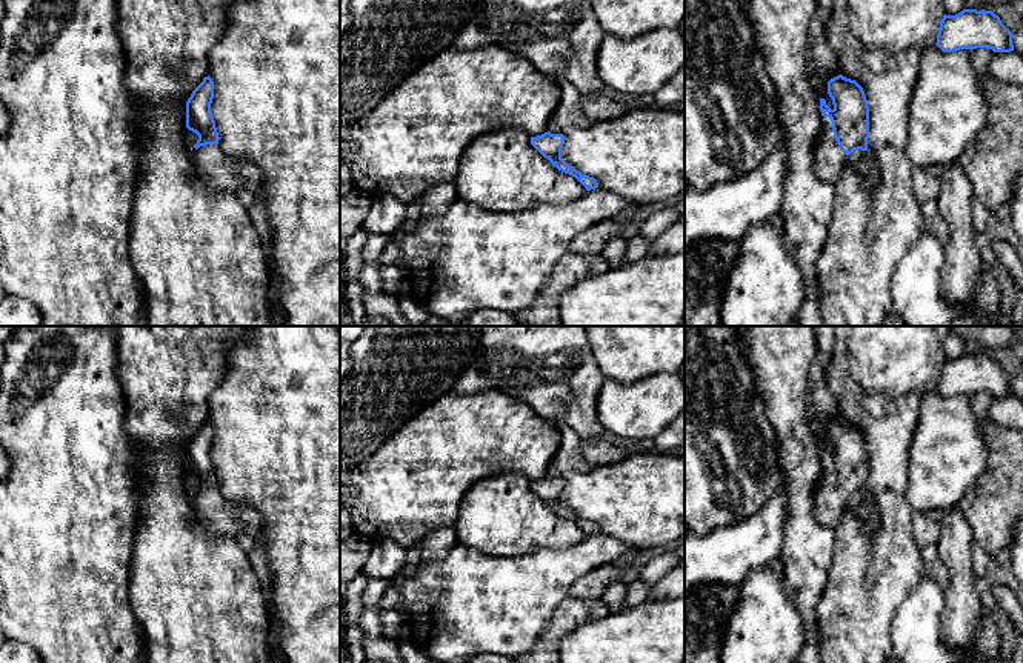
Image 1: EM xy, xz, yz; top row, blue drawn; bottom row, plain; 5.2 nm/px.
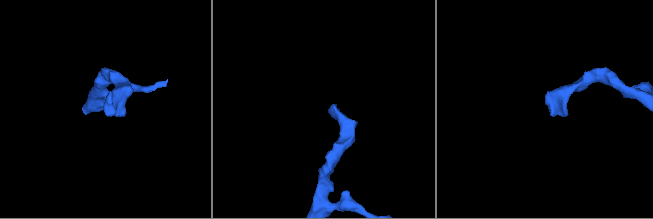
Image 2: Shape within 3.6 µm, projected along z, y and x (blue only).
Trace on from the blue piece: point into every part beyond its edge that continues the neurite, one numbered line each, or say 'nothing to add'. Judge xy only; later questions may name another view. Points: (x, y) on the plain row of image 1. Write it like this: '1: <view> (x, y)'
1: xy (222, 516)

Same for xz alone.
1: xz (568, 459)

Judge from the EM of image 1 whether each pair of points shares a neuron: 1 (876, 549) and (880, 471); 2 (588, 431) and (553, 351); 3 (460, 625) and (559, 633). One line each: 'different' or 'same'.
1: same
2: same
3: different

